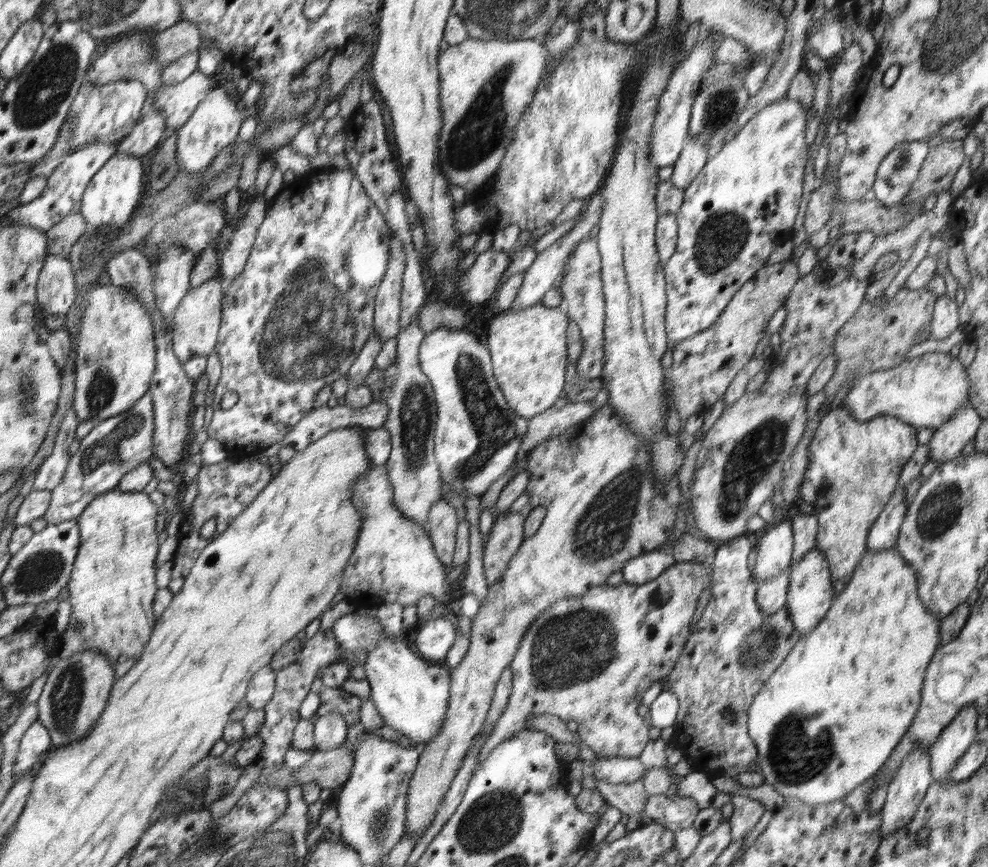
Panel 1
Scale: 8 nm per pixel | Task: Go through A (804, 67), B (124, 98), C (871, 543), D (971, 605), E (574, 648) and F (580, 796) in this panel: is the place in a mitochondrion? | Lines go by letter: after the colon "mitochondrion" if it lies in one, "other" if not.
A: other
B: other
C: other
D: other
E: mitochondrion
F: other

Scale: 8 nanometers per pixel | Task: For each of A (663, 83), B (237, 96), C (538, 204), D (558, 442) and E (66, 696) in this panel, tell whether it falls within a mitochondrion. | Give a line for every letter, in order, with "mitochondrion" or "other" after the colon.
A: other
B: other
C: other
D: other
E: mitochondrion

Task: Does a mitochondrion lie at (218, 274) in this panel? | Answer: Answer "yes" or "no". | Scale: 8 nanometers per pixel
no

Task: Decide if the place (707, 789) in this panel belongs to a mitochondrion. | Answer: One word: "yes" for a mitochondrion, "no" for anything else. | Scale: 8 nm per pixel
no

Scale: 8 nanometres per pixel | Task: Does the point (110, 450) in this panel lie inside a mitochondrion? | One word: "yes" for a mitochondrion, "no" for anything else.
yes

